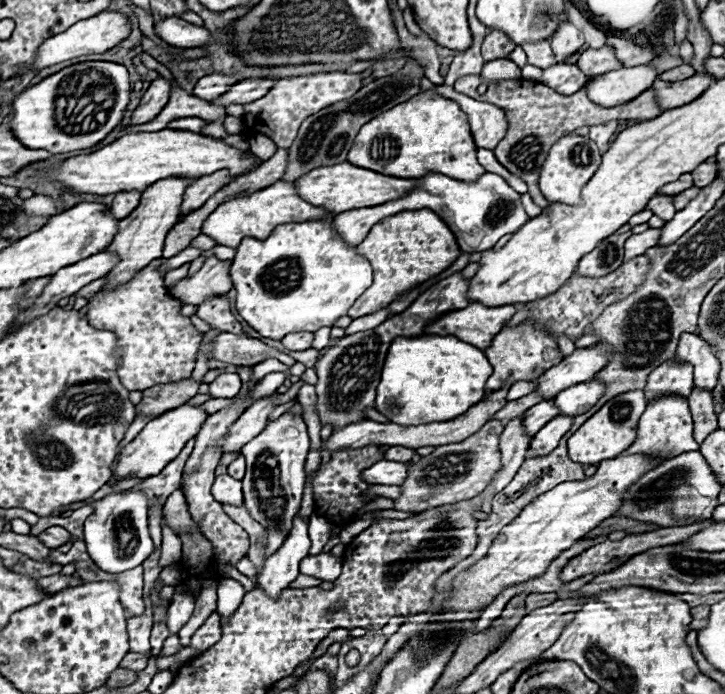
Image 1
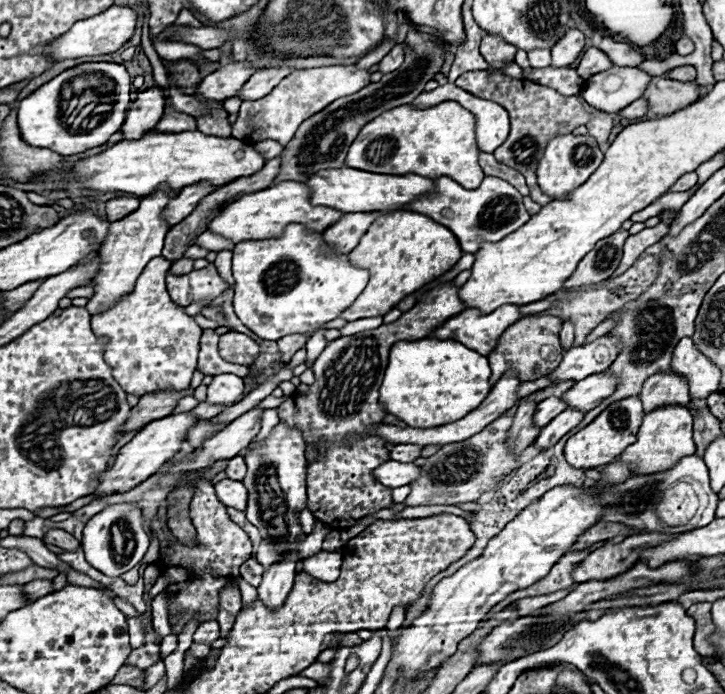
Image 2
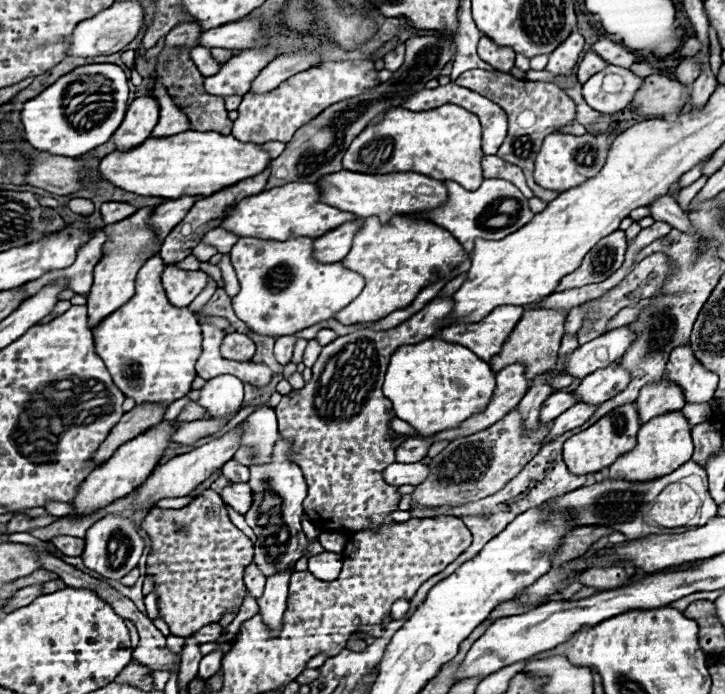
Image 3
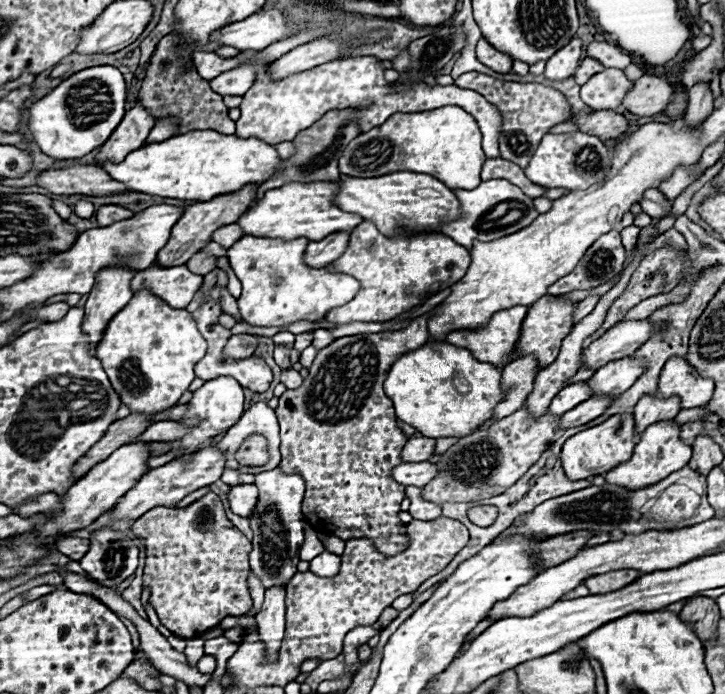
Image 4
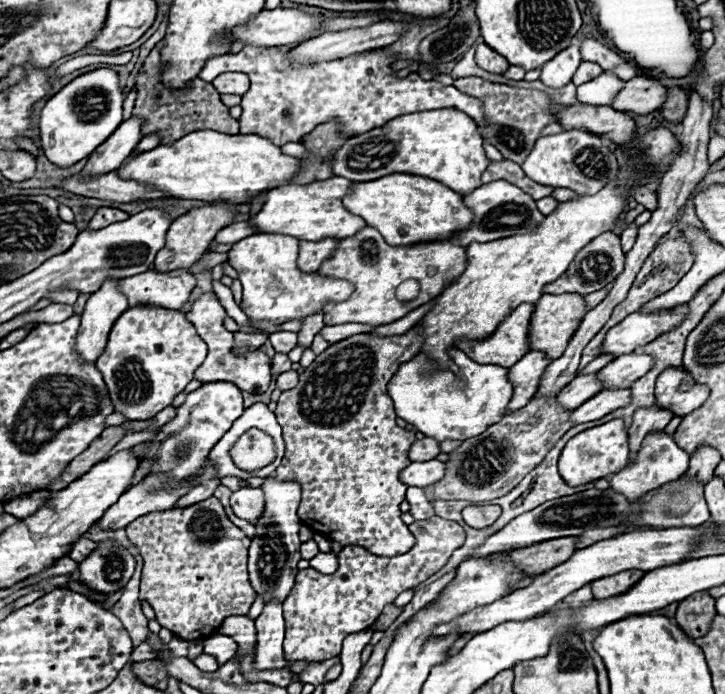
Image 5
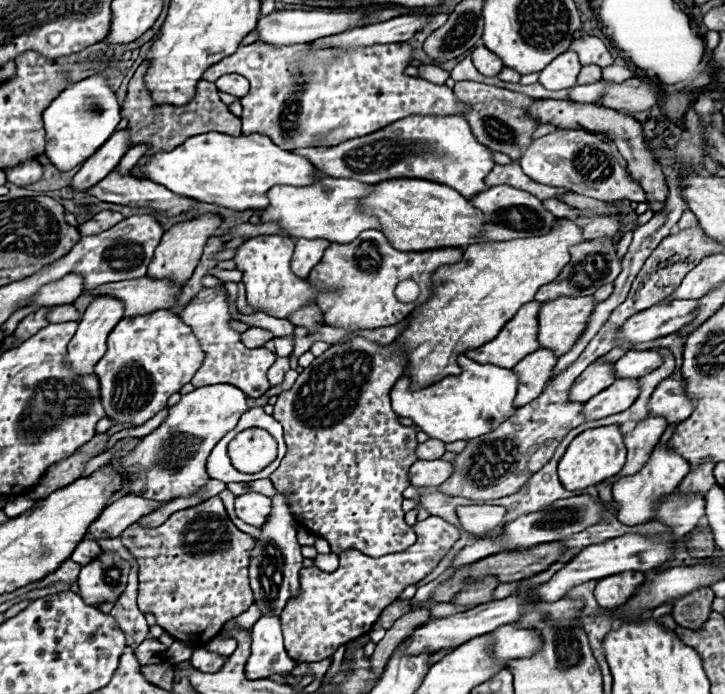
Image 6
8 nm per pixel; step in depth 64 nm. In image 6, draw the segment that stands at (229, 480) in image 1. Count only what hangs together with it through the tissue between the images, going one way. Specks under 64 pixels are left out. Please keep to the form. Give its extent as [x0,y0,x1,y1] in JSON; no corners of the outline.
[234,492,270,528]

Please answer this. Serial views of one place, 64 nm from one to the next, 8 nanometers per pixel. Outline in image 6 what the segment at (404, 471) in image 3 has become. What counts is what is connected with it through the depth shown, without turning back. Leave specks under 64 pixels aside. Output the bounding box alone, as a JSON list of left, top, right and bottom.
[408,460,452,488]

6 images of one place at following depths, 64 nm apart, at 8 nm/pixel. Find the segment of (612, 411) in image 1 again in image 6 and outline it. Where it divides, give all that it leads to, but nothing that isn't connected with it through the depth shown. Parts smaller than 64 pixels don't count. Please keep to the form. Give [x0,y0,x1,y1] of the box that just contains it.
[558,424,626,490]

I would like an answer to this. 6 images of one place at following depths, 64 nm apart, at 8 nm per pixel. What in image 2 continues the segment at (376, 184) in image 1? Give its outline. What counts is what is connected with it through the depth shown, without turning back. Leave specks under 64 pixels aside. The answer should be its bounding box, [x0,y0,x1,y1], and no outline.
[306,166,434,212]

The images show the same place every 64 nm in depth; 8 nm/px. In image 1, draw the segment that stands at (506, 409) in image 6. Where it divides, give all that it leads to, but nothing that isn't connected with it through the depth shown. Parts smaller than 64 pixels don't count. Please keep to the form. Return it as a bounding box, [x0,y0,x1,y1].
[376,336,492,426]

